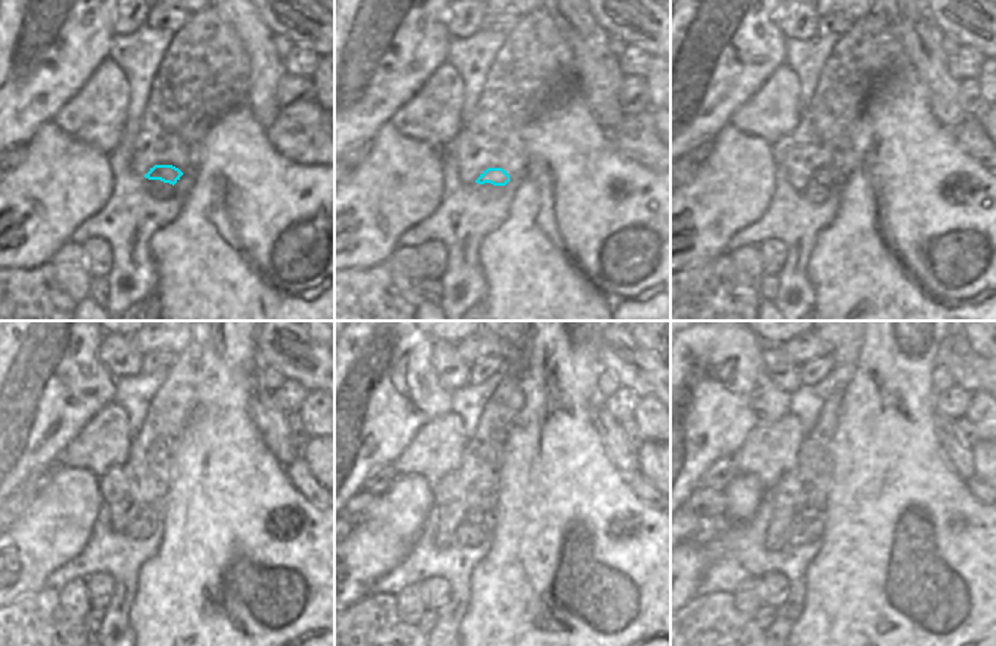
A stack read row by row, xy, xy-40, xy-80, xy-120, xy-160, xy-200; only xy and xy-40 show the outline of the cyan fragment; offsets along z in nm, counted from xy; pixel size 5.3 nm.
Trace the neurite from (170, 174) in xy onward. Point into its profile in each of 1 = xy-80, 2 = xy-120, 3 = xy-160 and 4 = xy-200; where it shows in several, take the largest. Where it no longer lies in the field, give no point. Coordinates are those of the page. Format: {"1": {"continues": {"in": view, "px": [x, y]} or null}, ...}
{"1": {"continues": {"in": "xy-80", "px": [822, 177]}}, "2": {"continues": {"in": "xy-120", "px": [146, 513]}}, "3": {"continues": {"in": "xy-160", "px": [476, 516]}}, "4": {"continues": {"in": "xy-200", "px": [809, 513]}}}

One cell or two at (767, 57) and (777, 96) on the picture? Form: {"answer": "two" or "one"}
{"answer": "two"}

